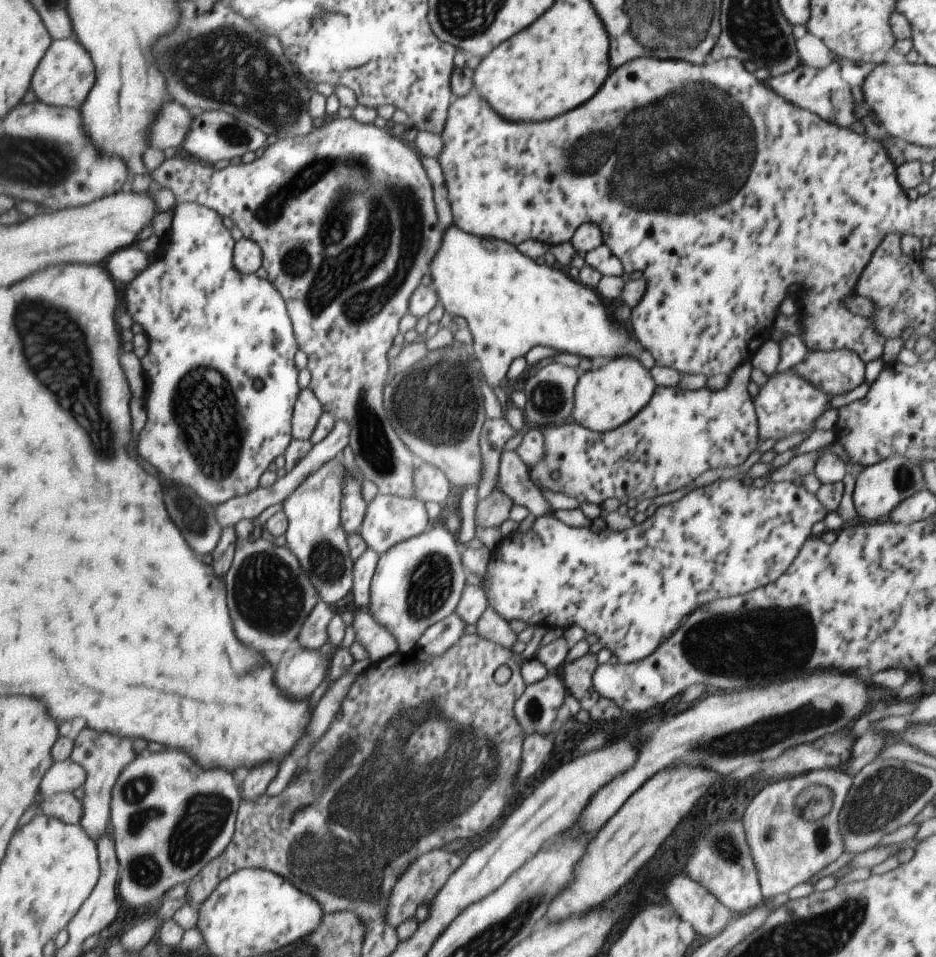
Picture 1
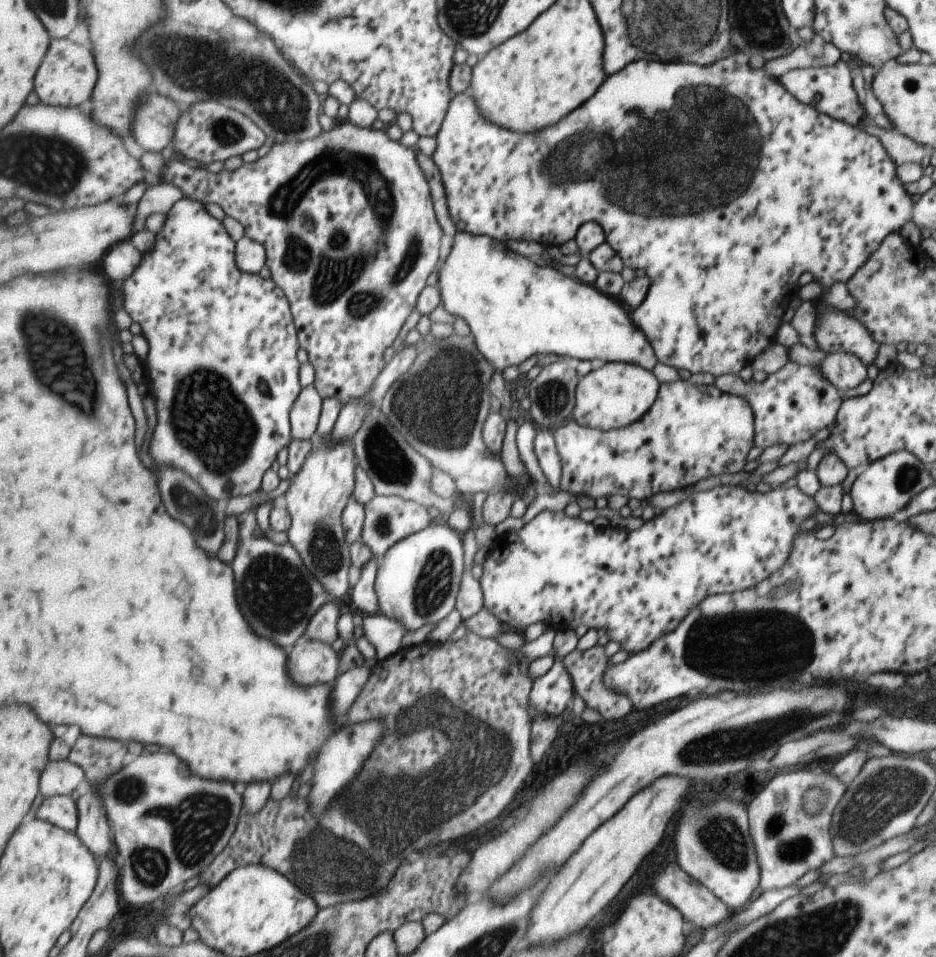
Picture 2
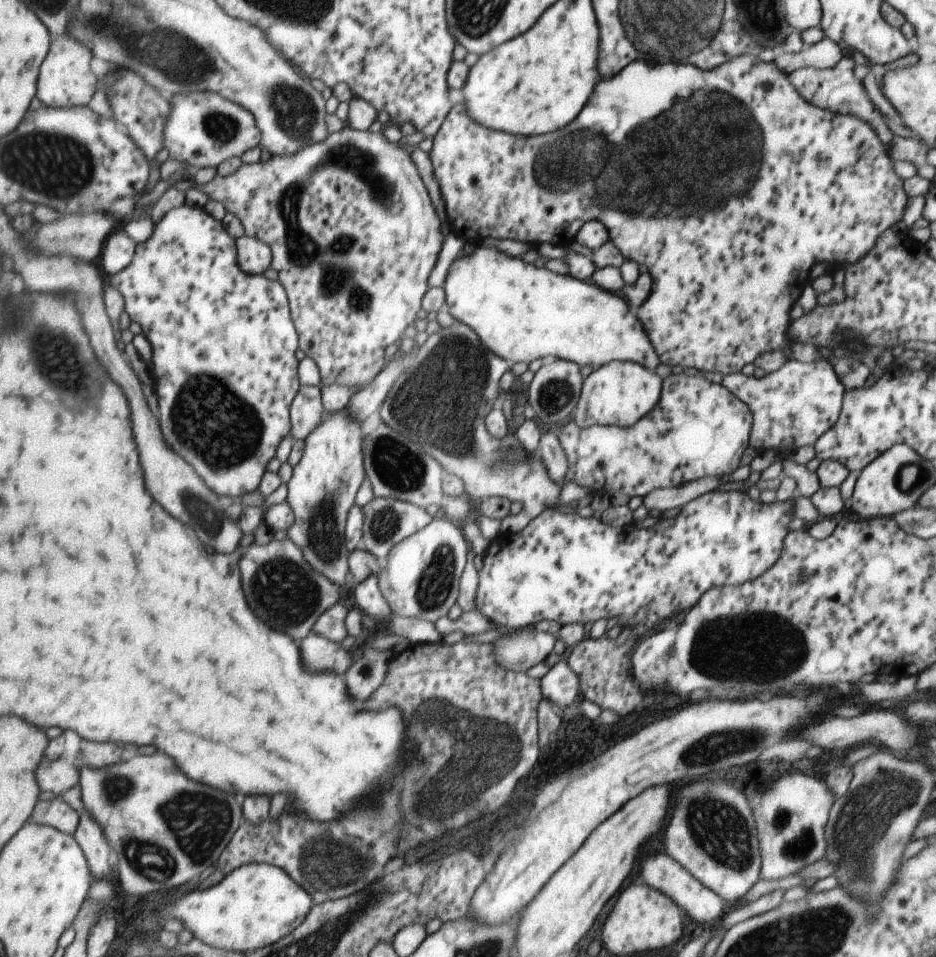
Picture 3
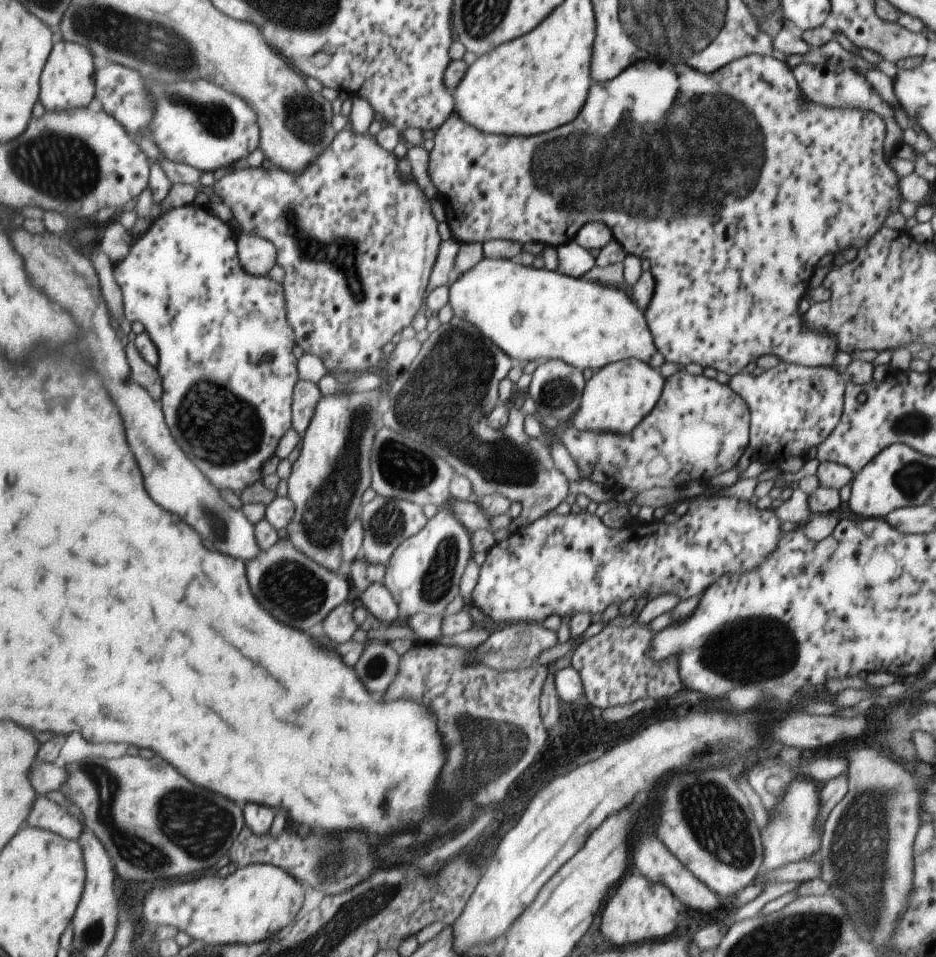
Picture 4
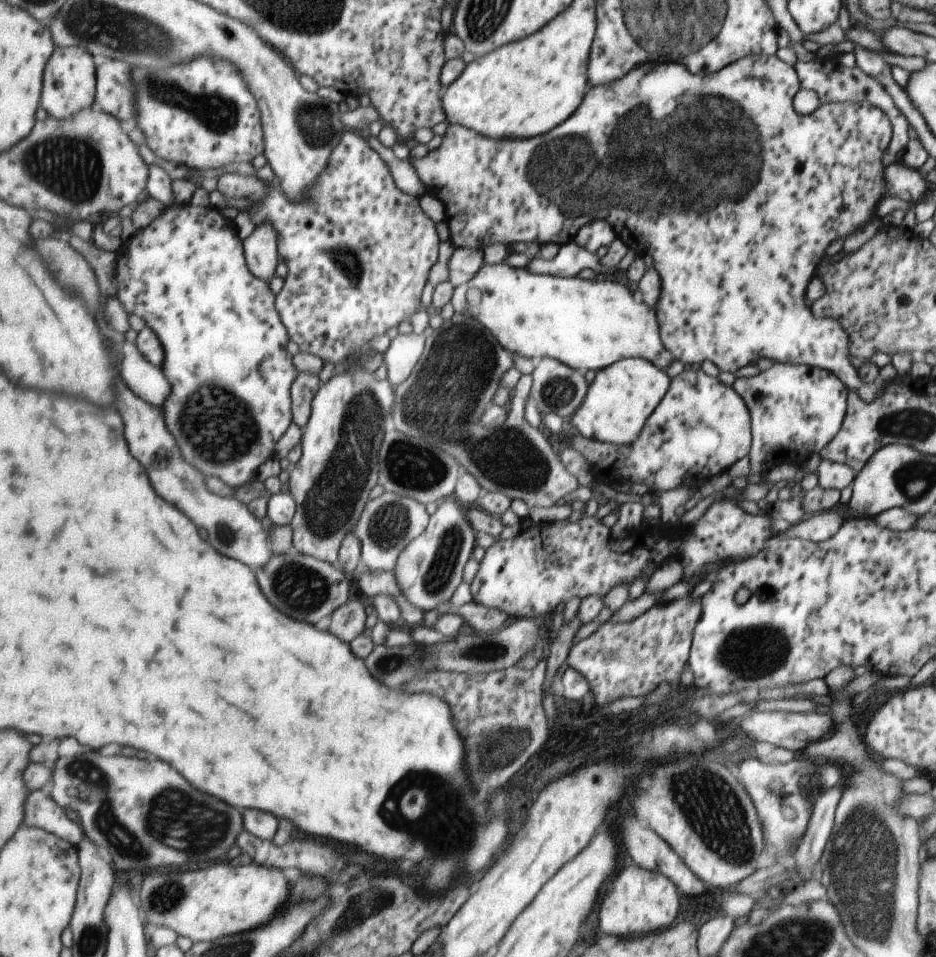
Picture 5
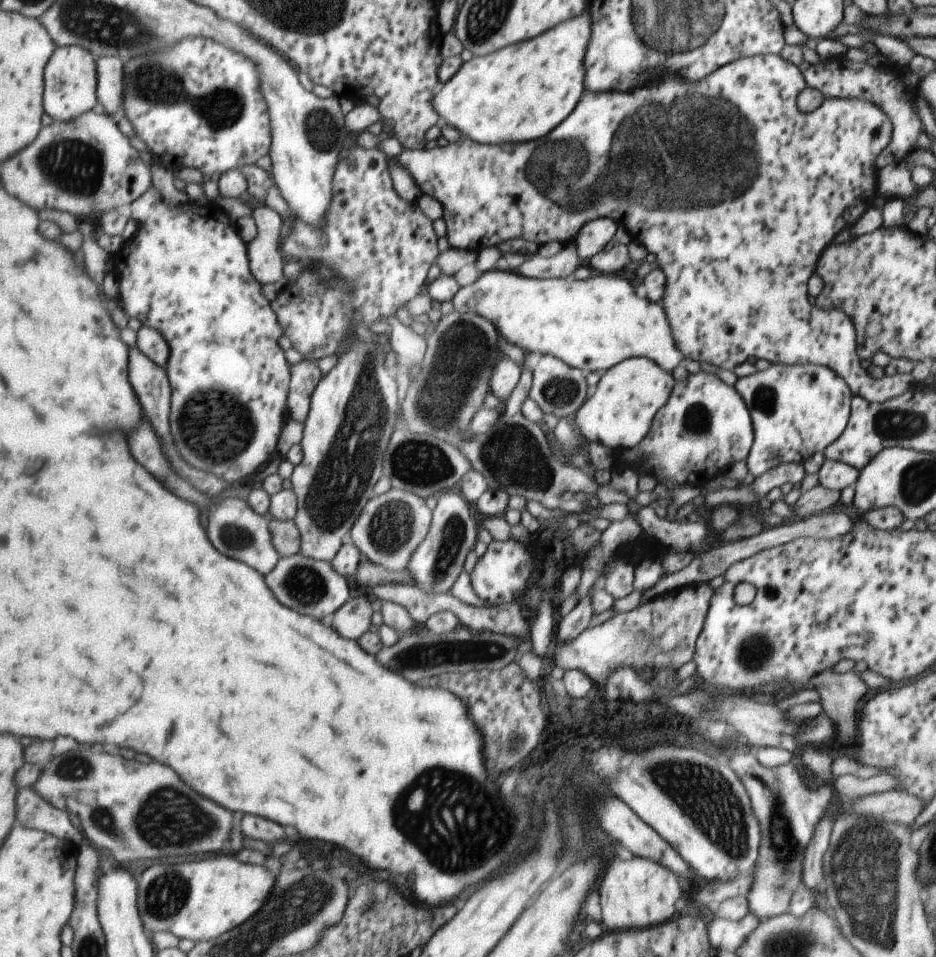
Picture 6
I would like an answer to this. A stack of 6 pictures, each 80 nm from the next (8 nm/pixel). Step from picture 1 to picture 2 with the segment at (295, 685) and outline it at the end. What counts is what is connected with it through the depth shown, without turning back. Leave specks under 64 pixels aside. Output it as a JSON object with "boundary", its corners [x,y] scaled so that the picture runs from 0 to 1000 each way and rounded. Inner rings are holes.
{"boundary":[[[324,665],[313,676],[313,694],[309,694],[309,702],[313,702],[313,711],[322,717],[349,715],[362,706],[362,685],[353,673]]]}

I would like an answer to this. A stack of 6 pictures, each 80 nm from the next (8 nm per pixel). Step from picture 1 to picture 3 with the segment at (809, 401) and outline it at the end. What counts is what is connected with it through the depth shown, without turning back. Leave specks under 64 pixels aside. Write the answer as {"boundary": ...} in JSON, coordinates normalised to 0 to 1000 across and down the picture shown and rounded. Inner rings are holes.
{"boundary":[[[877,374],[865,379],[843,375],[830,387],[812,396],[793,390],[779,390],[771,395],[774,402],[785,416],[795,419],[803,433],[799,464],[811,473],[830,470],[837,481],[854,466],[868,465],[897,437],[901,412],[904,405],[890,389],[888,380]]]}

